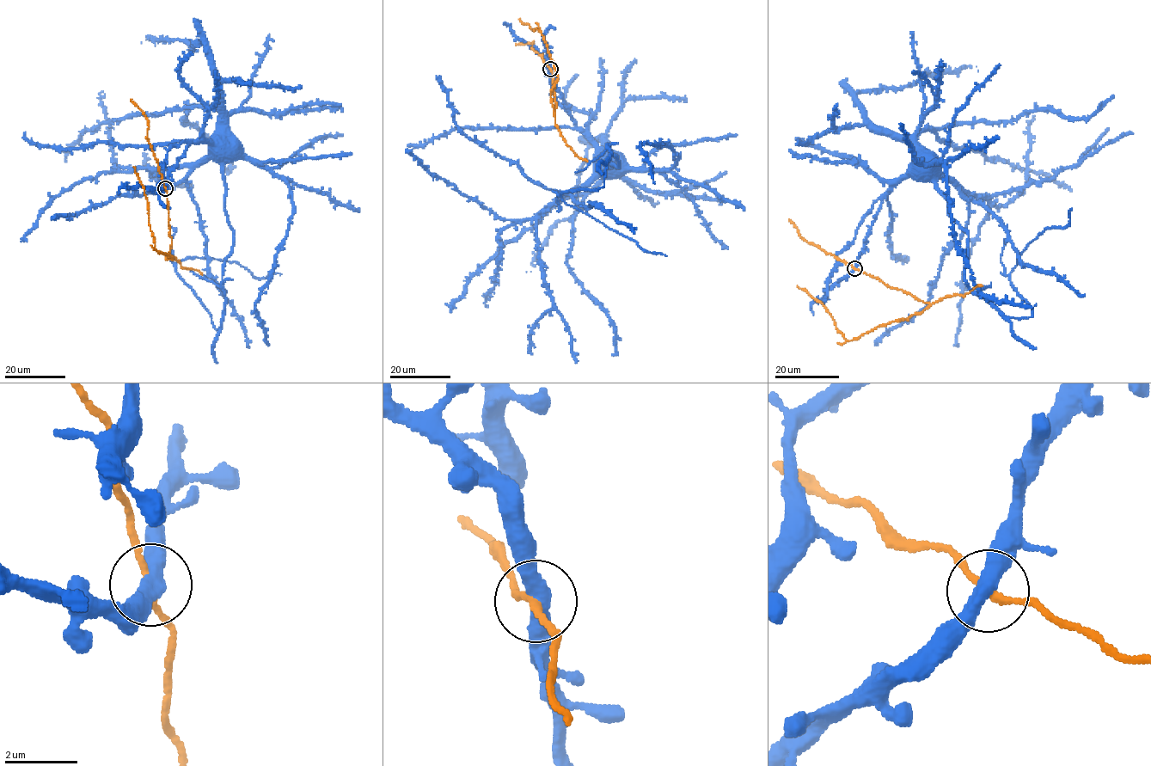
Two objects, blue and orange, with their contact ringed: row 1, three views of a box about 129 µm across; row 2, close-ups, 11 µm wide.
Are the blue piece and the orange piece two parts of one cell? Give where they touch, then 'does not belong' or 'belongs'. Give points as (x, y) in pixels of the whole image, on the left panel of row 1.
at (165, 188); belongs

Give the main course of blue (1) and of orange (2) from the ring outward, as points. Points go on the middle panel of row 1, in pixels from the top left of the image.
1: (550, 69), (554, 87), (571, 118), (596, 149), (594, 157), (598, 158)
2: (550, 69), (556, 103), (554, 114), (551, 91), (558, 78), (554, 61), (540, 29), (534, 31), (519, 19)

